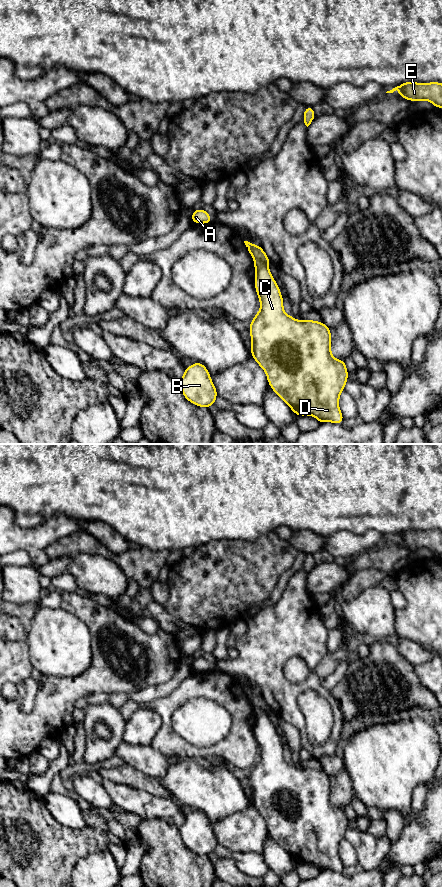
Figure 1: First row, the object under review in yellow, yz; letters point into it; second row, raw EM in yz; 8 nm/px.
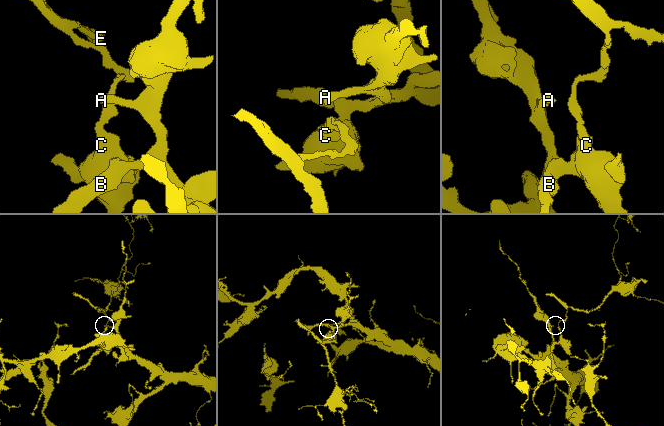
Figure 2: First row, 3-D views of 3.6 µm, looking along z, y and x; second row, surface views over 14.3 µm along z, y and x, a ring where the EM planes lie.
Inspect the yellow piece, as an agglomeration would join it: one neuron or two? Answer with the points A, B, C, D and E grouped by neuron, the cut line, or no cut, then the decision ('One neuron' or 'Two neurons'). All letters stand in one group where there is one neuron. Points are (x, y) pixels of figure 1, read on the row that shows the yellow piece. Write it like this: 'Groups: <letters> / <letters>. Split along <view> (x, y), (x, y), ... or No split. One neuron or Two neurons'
Groups: A B C D / E. Split along yz (254, 258), (267, 265). Two neurons

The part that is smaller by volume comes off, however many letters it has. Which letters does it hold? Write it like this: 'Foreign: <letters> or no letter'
Foreign: E

